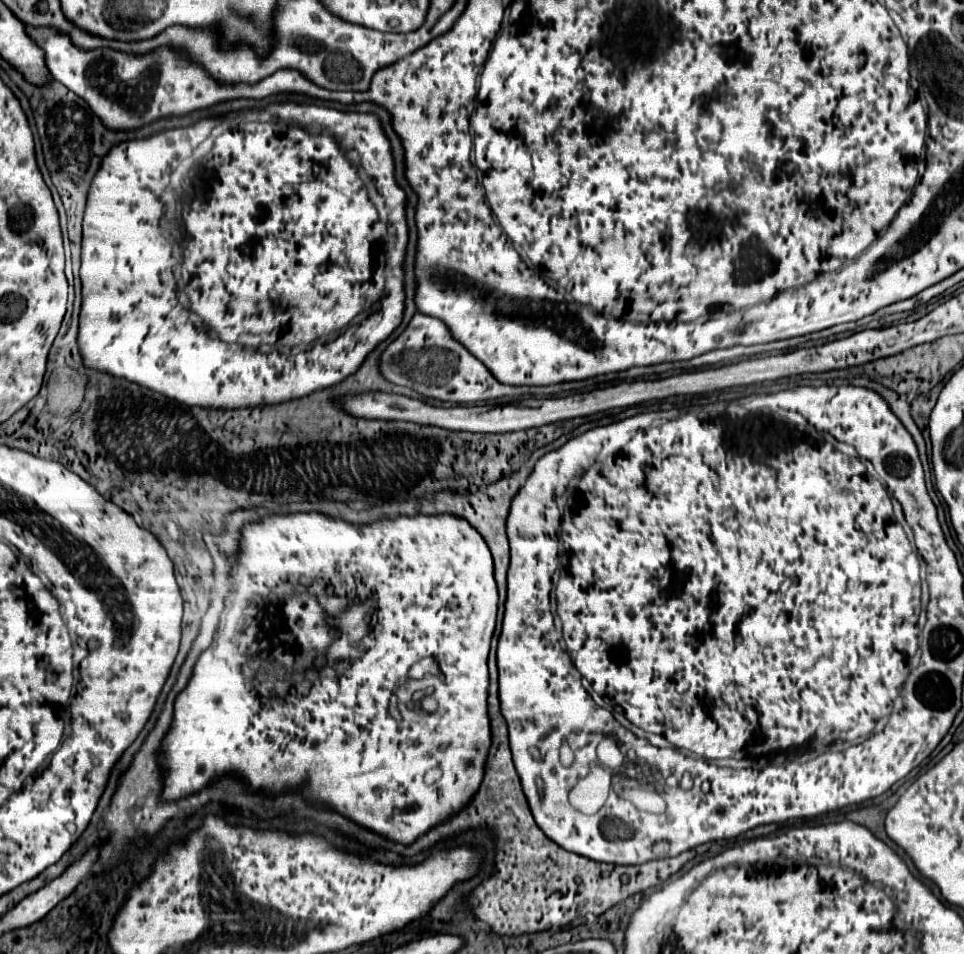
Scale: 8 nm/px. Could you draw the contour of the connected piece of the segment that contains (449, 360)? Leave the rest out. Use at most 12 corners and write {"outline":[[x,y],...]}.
{"outline":[[417,313],[381,355],[387,381],[479,403],[581,387],[503,385],[437,317]]}

